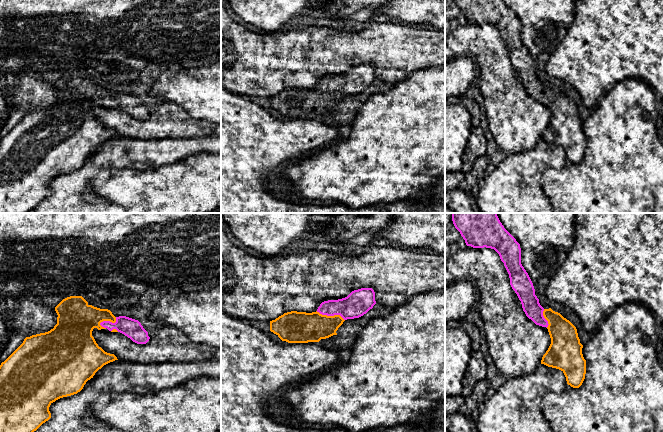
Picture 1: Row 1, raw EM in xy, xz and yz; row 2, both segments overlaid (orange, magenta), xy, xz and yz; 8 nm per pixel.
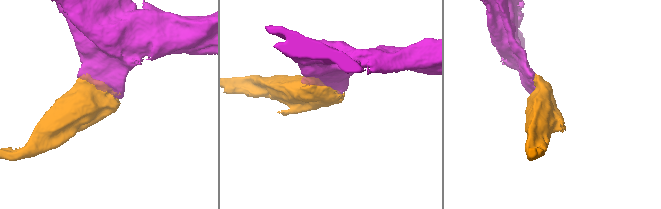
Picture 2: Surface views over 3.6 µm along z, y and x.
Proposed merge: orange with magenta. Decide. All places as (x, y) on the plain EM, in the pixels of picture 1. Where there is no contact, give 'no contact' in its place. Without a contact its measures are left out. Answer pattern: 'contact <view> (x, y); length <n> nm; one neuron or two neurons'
contact xz (330, 92); length 240 nm; one neuron

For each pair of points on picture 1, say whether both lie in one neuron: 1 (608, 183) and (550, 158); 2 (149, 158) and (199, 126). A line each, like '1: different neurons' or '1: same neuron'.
1: different neurons
2: different neurons

